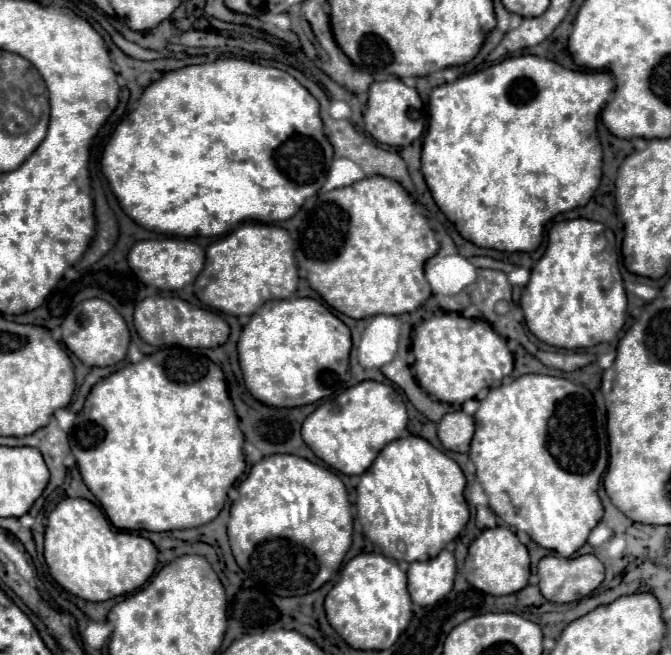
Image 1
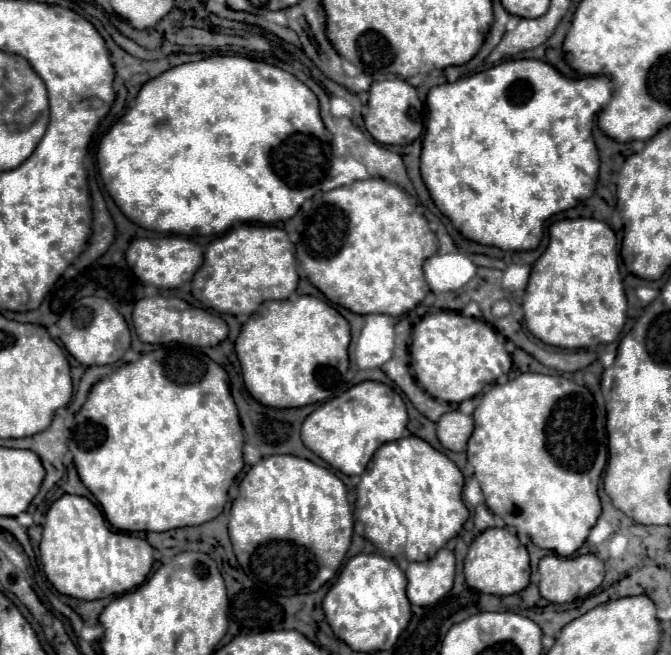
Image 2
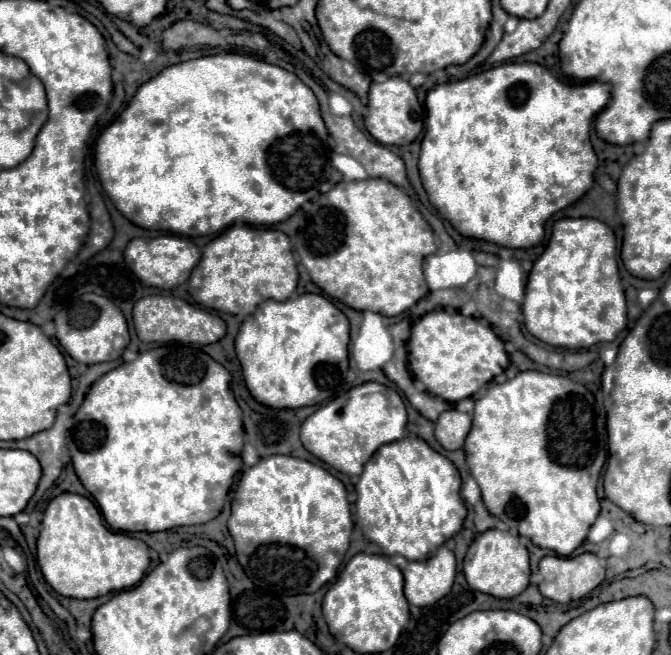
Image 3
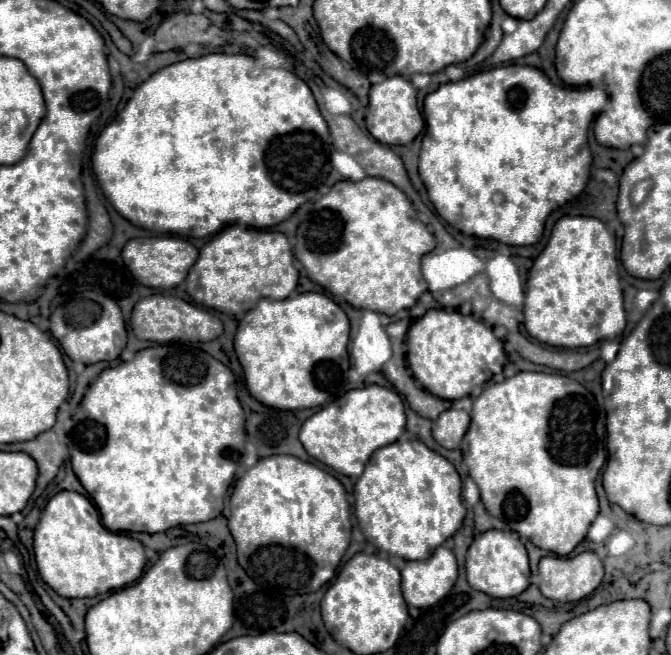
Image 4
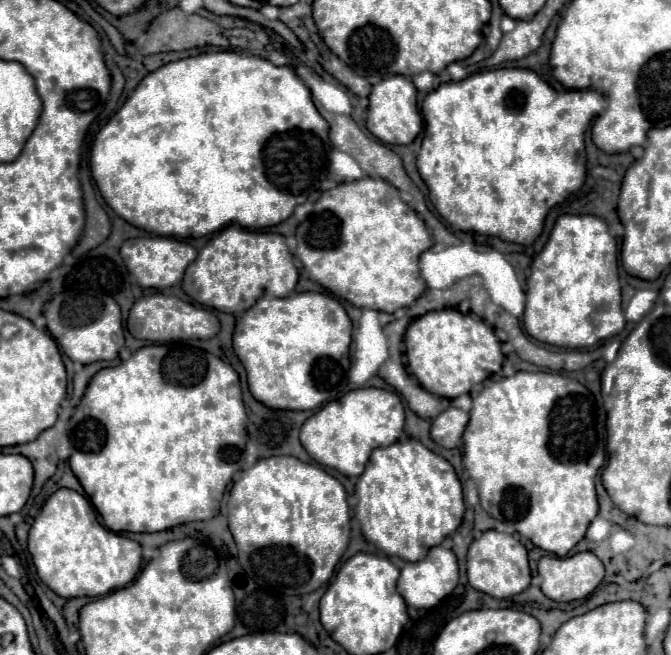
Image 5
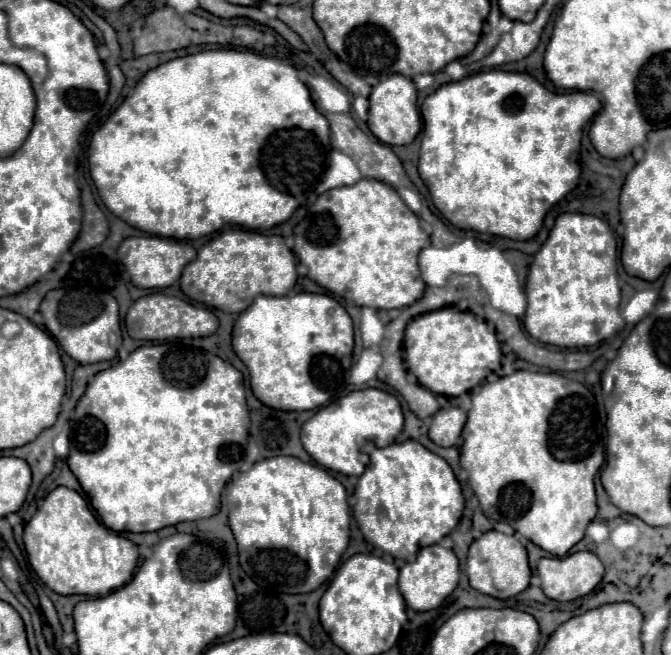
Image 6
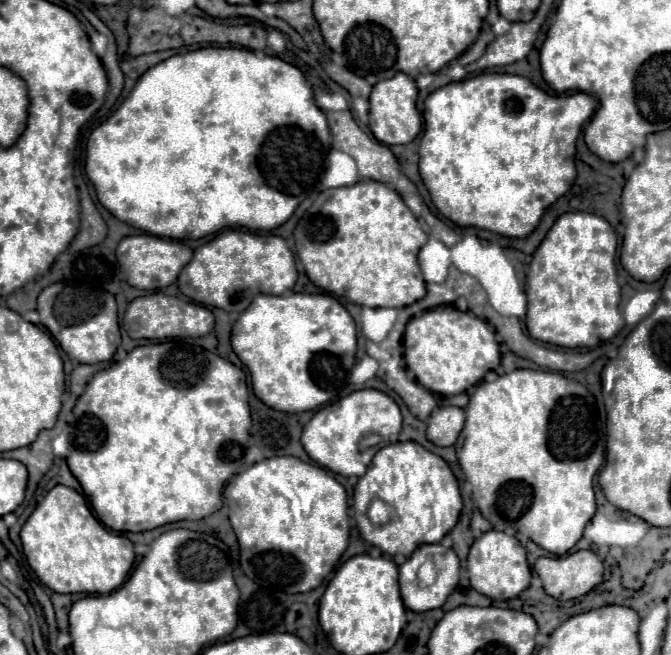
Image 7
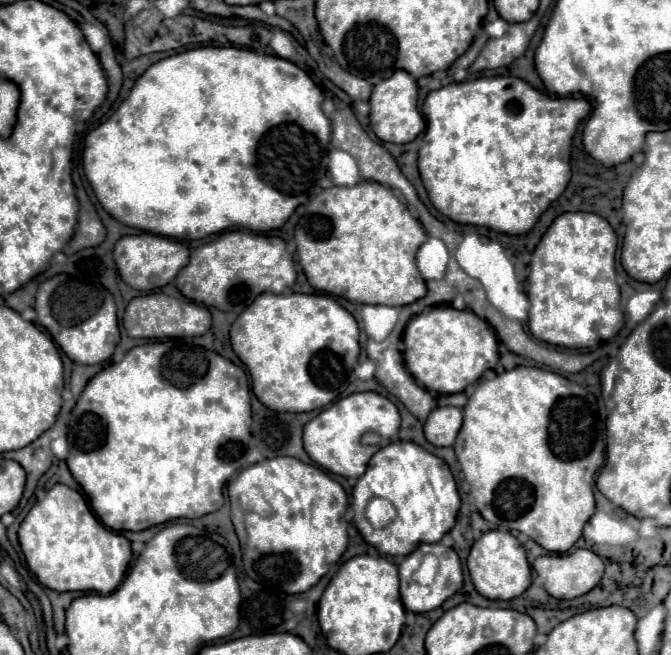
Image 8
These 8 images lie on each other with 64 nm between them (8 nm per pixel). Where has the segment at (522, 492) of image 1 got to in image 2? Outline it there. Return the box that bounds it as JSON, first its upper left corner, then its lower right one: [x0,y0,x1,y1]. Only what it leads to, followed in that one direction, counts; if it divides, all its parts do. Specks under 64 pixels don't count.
[466,372,608,556]

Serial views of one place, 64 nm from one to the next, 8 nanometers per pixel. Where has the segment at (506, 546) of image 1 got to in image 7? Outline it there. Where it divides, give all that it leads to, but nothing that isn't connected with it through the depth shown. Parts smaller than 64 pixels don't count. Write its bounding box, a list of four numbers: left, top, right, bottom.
[468,530,530,600]

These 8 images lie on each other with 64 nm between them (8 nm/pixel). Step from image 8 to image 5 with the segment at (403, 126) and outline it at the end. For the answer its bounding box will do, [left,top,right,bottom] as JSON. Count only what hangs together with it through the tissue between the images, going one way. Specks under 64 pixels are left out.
[368,76,422,144]

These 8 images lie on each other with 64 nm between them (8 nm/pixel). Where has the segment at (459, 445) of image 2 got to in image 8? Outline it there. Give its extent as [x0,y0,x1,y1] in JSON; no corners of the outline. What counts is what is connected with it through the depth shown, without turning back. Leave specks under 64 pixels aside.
[424,406,462,446]

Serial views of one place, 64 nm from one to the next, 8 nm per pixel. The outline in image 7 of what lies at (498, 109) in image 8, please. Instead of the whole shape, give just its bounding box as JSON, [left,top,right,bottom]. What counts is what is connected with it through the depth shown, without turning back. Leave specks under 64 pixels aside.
[419,74,596,238]

